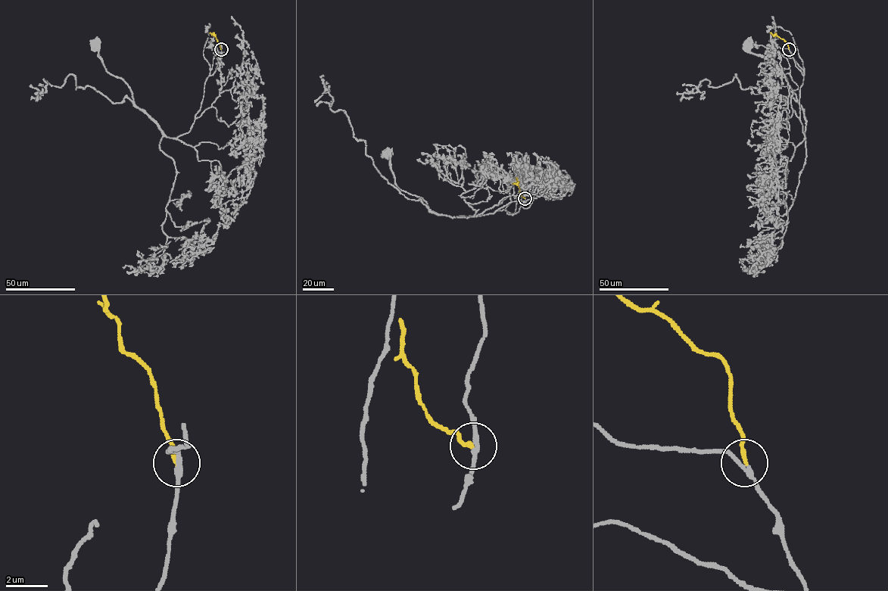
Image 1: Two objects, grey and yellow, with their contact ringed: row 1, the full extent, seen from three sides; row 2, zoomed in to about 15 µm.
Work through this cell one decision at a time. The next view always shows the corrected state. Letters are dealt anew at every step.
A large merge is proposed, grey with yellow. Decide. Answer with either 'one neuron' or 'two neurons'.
one neuron

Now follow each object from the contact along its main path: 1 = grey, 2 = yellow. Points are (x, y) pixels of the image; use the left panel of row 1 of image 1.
1: (221, 49), (191, 129), (169, 138), (135, 103), (129, 85), (107, 70), (95, 43)
2: (221, 49), (213, 32)

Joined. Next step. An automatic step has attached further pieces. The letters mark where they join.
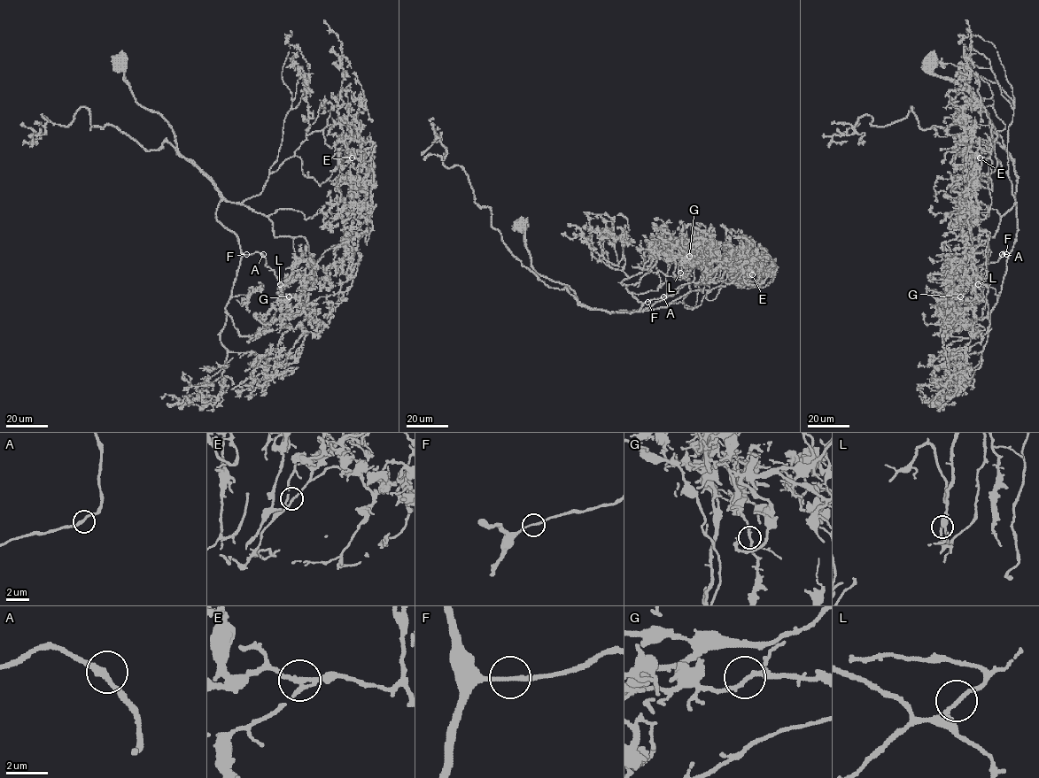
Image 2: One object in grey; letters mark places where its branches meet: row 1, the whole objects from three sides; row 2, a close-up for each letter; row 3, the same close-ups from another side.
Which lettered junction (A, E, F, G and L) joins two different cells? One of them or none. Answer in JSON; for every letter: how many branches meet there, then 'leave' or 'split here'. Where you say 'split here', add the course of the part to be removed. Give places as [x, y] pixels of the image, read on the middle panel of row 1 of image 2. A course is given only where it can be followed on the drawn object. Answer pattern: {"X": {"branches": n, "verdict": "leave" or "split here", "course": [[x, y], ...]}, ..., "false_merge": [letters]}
{"A": {"branches": 2, "verdict": "leave"}, "E": {"branches": 3, "verdict": "leave"}, "F": {"branches": 2, "verdict": "leave"}, "G": {"branches": 3, "verdict": "leave"}, "L": {"branches": 2, "verdict": "leave"}, "false_merge": []}

